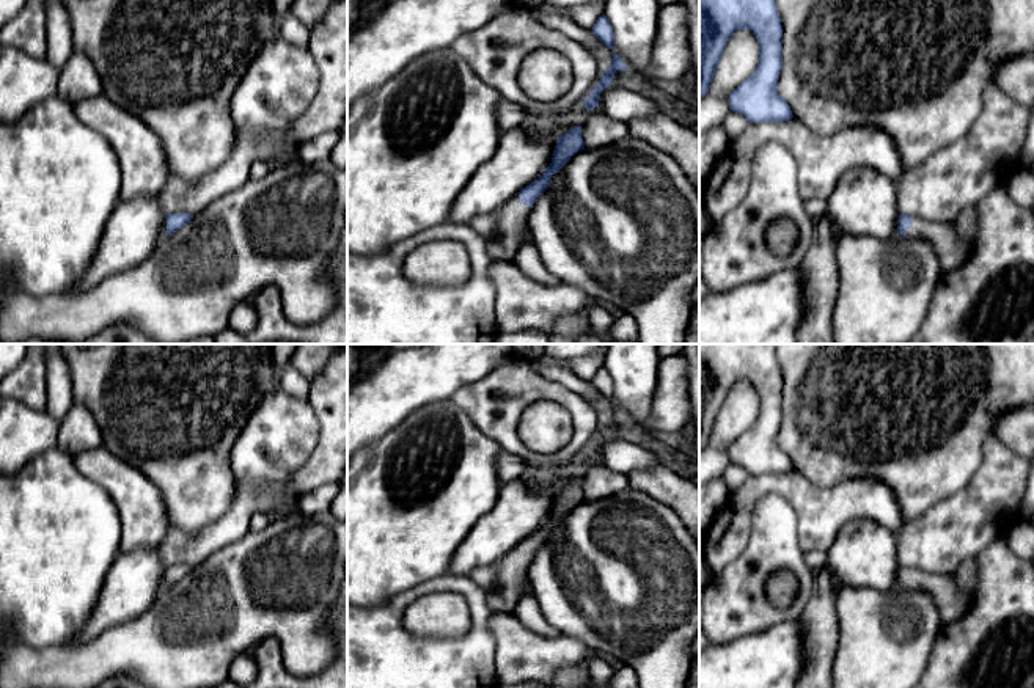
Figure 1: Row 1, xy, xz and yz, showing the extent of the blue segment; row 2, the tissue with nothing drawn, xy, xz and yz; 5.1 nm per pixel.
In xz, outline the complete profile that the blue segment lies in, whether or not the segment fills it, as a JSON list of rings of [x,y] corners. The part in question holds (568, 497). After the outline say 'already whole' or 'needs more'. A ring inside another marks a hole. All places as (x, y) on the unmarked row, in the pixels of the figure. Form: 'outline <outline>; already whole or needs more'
outline [[[574,478],[563,489],[558,490],[552,515],[544,521],[544,525],[534,534],[517,545],[520,548],[519,556],[533,559],[536,550],[550,539],[552,528],[559,523],[570,512],[570,509],[581,501],[585,501],[581,478]]]; already whole

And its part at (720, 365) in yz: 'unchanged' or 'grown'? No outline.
unchanged

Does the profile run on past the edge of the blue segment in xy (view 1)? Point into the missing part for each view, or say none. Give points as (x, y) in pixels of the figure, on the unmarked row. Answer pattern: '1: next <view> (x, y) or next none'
1: next none

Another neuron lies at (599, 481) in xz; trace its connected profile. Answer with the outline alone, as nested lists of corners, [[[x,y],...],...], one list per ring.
[[[599,459],[588,463],[585,474],[581,476],[581,490],[585,501],[597,501],[608,498],[629,489],[627,474],[613,471],[603,465]]]

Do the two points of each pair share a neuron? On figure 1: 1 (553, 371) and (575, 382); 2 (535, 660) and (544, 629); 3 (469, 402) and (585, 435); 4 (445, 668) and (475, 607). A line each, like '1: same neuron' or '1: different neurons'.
1: same neuron
2: different neurons
3: same neuron
4: same neuron

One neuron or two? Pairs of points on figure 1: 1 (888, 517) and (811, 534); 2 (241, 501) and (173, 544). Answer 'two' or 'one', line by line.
1: one
2: one

